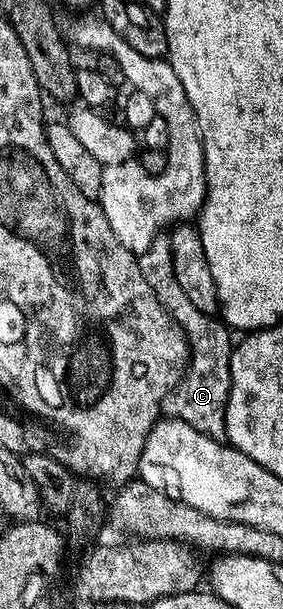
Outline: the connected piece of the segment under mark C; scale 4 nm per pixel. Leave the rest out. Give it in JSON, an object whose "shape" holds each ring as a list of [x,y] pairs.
{"shape":[[[158,235],[151,242],[149,249],[138,255],[138,260],[141,274],[145,276],[162,306],[185,332],[191,350],[190,364],[182,381],[162,401],[162,415],[181,419],[210,438],[224,439],[226,437],[224,410],[227,407],[228,393],[231,391],[232,333],[220,319],[194,307],[189,296],[182,291],[173,270],[170,237]]]}

